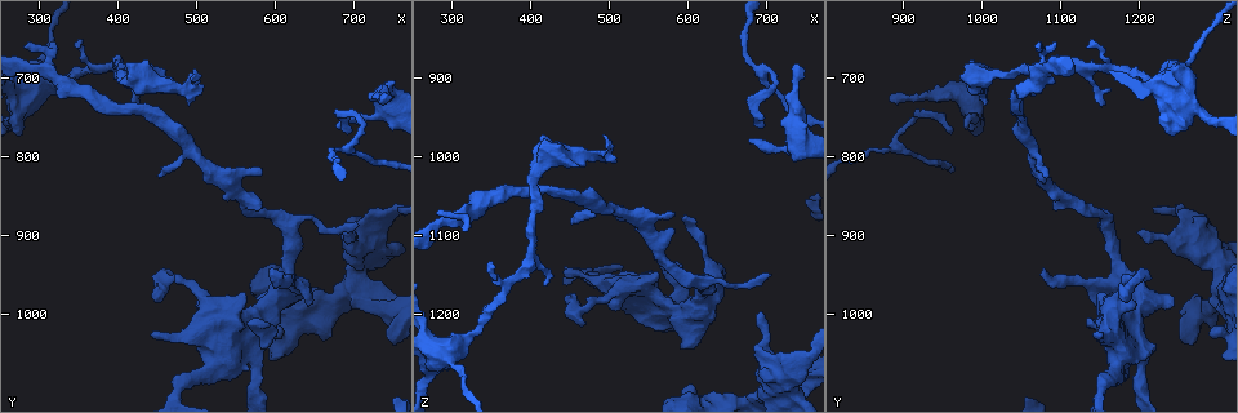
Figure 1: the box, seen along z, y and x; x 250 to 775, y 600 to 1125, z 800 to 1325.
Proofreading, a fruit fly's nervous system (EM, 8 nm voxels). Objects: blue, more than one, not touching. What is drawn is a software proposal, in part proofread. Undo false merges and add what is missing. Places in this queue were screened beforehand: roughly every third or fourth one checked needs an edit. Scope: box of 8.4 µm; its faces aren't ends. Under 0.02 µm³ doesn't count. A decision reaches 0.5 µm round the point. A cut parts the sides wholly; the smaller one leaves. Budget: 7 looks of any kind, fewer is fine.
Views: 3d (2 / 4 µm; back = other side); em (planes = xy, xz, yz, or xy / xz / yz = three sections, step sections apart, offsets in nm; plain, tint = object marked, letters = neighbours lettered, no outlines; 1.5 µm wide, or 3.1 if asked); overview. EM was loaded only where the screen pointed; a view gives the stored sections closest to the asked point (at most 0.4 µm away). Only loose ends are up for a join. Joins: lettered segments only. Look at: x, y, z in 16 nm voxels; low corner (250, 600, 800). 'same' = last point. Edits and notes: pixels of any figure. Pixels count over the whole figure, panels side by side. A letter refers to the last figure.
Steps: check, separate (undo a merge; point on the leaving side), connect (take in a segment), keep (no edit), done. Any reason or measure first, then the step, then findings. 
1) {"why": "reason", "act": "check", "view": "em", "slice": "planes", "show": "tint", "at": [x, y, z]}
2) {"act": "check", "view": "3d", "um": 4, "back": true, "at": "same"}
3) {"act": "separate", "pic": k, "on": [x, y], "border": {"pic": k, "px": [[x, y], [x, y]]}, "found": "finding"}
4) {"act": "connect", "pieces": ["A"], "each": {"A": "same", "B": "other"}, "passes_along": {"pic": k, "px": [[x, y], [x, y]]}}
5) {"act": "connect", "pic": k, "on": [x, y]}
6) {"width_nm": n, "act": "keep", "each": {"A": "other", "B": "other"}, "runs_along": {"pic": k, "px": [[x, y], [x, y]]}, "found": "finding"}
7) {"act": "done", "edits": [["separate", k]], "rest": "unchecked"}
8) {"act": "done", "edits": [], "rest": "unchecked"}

{"why": "an open end", "act": "check", "view": "3d", "um": 2, "at": [640, 985, 1140]}

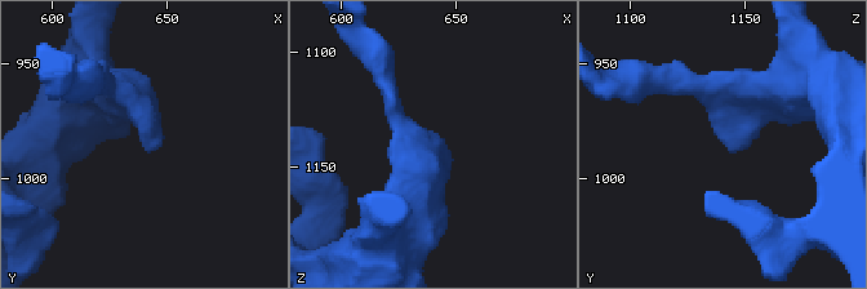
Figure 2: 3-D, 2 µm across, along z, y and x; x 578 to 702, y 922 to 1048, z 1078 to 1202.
{"why": "shape alone is not enough", "act": "check", "view": "em", "slice": "planes", "show": "letters", "at": [642, 989, 1144]}

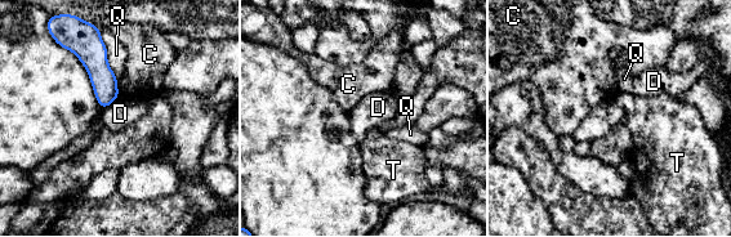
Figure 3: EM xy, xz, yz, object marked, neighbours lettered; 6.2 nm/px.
{"act": "keep", "each": {"C": "other", "D": "other", "Q": "other", "T": "other"}, "border": {"pic": 3, "px": [[119, 97], [102, 108]]}, "found": "no lettered segment goes on from it"}

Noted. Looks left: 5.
{"why": "branch stops here", "act": "check", "view": "3d", "um": 2, "at": [590, 990, 1240]}

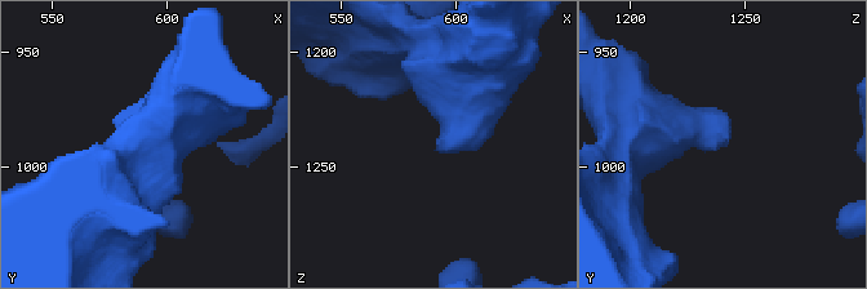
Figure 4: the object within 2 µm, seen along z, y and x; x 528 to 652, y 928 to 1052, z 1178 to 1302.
{"why": "shape alone is not enough", "act": "check", "view": "em", "slice": "planes", "show": "letters", "at": [591, 988, 1242]}

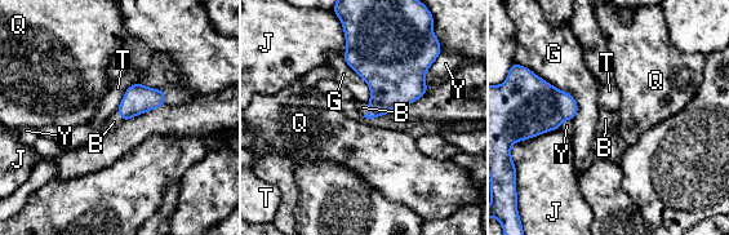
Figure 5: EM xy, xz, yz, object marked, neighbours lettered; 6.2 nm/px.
{"act": "connect", "pieces": ["B"], "each": {"B": "same", "G": "other", "J": "other", "Q": "other", "T": "other", "Y": "other"}, "passes_along": {"pic": 5, "px": [[395, 78], [369, 109], [363, 107]]}, "found": "the neuron continues"}

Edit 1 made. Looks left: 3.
{"act": "done", "edits": [["connect", 5]], "rest": "unchecked"}

